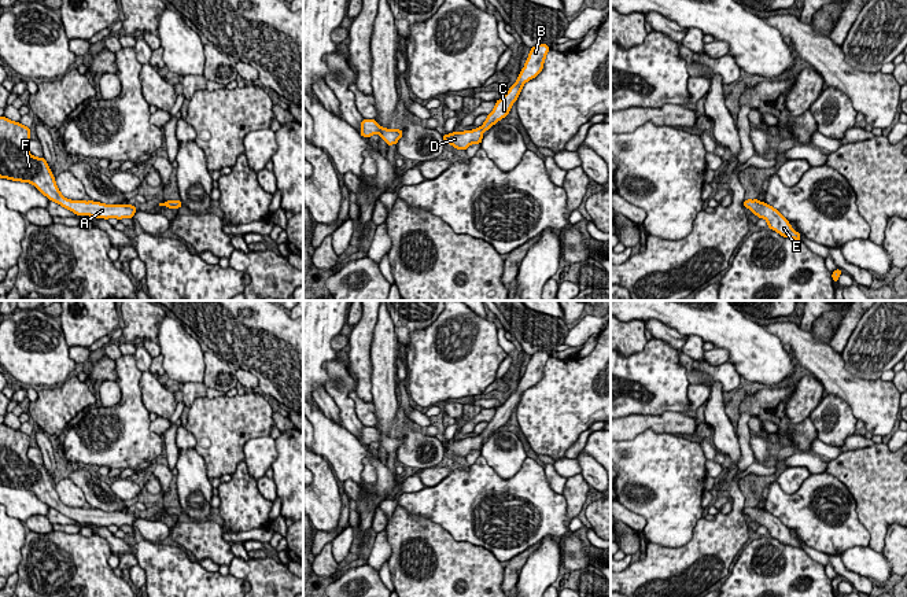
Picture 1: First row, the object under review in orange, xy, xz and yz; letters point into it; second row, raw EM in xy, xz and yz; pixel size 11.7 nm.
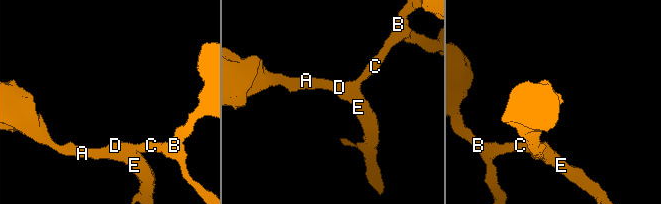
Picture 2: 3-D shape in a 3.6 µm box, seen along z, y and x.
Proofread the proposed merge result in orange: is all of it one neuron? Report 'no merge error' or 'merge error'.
no merge error

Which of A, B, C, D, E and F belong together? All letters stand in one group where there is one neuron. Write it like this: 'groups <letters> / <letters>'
groups A B C D E F

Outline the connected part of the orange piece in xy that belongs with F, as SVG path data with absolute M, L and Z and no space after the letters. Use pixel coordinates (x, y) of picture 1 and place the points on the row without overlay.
M4 423L0 424L0 484L12 489L33 491L49 508L75 520L77 523L91 523L108 527L115 524L133 526L137 516L132 512L104 512L100 509L70 508L66 506L55 484L41 464L33 464L27 457L30 447L30 435L14 430Z

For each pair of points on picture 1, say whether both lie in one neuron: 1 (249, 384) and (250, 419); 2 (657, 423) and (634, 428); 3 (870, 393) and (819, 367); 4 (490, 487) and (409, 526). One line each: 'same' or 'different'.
1: different
2: same
3: same
4: different

